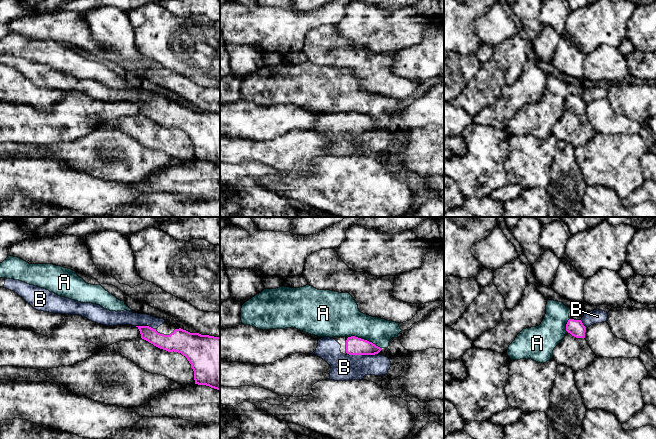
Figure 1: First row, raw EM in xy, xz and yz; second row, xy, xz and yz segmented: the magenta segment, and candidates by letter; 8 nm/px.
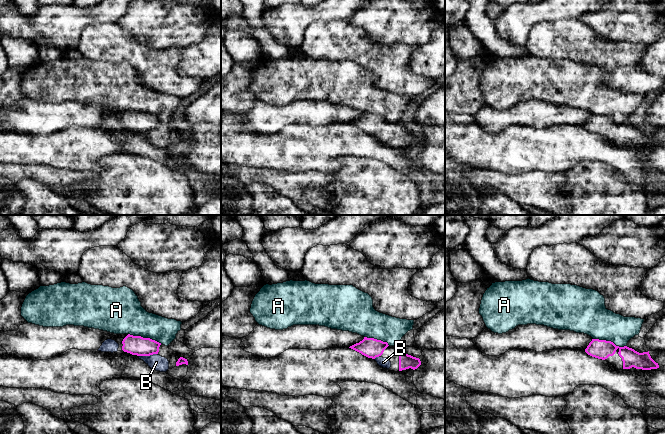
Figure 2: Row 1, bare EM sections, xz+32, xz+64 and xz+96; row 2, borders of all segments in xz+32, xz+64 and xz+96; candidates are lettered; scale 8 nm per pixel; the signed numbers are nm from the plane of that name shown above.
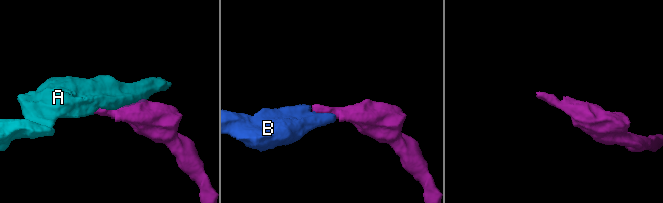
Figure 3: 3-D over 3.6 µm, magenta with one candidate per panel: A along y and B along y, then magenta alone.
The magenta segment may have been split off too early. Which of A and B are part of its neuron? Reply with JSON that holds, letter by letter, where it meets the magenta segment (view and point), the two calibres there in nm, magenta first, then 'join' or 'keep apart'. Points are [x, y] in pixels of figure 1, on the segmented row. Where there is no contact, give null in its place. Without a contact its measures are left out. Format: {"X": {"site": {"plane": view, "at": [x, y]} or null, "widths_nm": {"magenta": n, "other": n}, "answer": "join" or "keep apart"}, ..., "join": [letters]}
{"A": {"site": {"plane": "xz", "at": [363, 339]}, "widths_nm": {"magenta": 140, "other": 300}, "answer": "keep apart"}, "B": {"site": {"plane": "xz", "at": [362, 354]}, "widths_nm": {"magenta": 140, "other": 200}, "answer": "join"}, "join": ["B"]}

